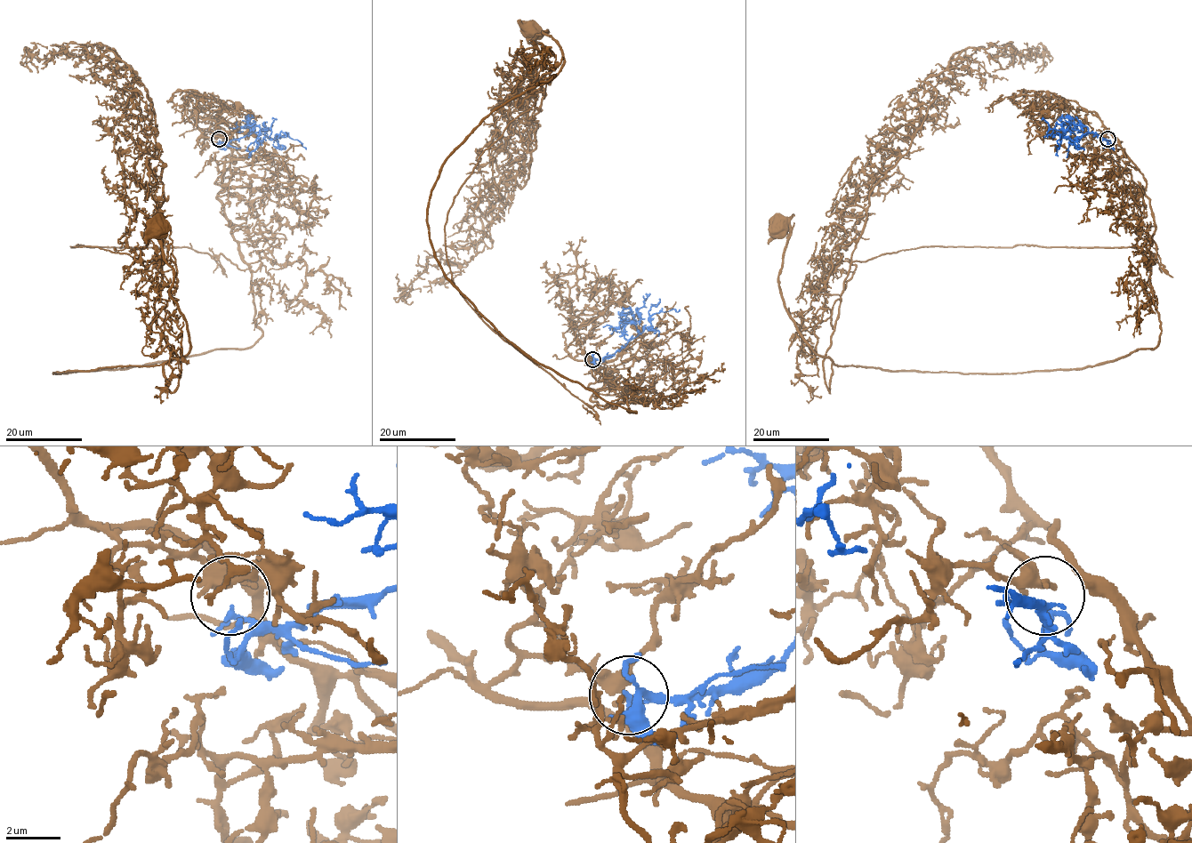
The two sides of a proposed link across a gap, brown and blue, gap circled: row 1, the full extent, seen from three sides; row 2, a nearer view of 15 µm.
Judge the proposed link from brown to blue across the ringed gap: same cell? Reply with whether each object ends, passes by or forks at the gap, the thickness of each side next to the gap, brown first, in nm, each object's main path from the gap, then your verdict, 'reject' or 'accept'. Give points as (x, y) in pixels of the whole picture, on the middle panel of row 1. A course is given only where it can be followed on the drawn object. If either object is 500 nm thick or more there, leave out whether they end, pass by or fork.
brown forks; blue passes by; calibres 320 and 160 nm; course brown (592, 358), (592, 401), (634, 413), (527, 357), (430, 238), (444, 160), (563, 66), (531, 30); course blue (592, 358), (611, 357), (650, 326), (650, 317), (659, 312), (680, 309); accept

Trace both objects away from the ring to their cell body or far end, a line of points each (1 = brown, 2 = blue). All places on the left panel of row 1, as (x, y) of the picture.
1: (219, 137), (201, 128), (231, 151), (217, 196), (261, 336), (53, 373), (189, 351), (157, 228)
2: (219, 140), (229, 142), (257, 132), (277, 140), (277, 138), (285, 134), (299, 140), (306, 148)

